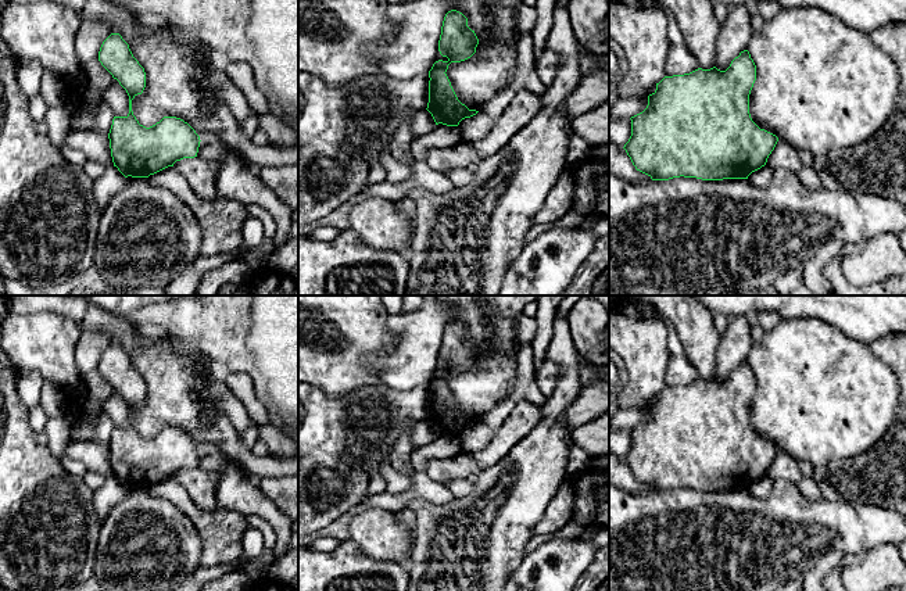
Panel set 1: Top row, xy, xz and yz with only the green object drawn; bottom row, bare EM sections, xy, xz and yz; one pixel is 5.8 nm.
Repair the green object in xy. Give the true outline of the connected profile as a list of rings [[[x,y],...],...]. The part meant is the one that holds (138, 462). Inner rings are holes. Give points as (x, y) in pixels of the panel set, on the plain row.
[[[119,344],[103,352],[99,372],[129,406],[129,425],[114,427],[108,444],[114,477],[125,488],[148,488],[176,472],[197,468],[200,447],[183,430],[164,427],[146,438],[133,426],[132,411],[143,404],[146,383]]]

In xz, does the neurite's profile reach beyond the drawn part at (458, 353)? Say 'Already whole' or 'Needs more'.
Already whole

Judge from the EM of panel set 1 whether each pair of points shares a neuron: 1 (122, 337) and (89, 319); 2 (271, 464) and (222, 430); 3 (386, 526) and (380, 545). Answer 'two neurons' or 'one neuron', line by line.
1: one neuron
2: one neuron
3: one neuron

